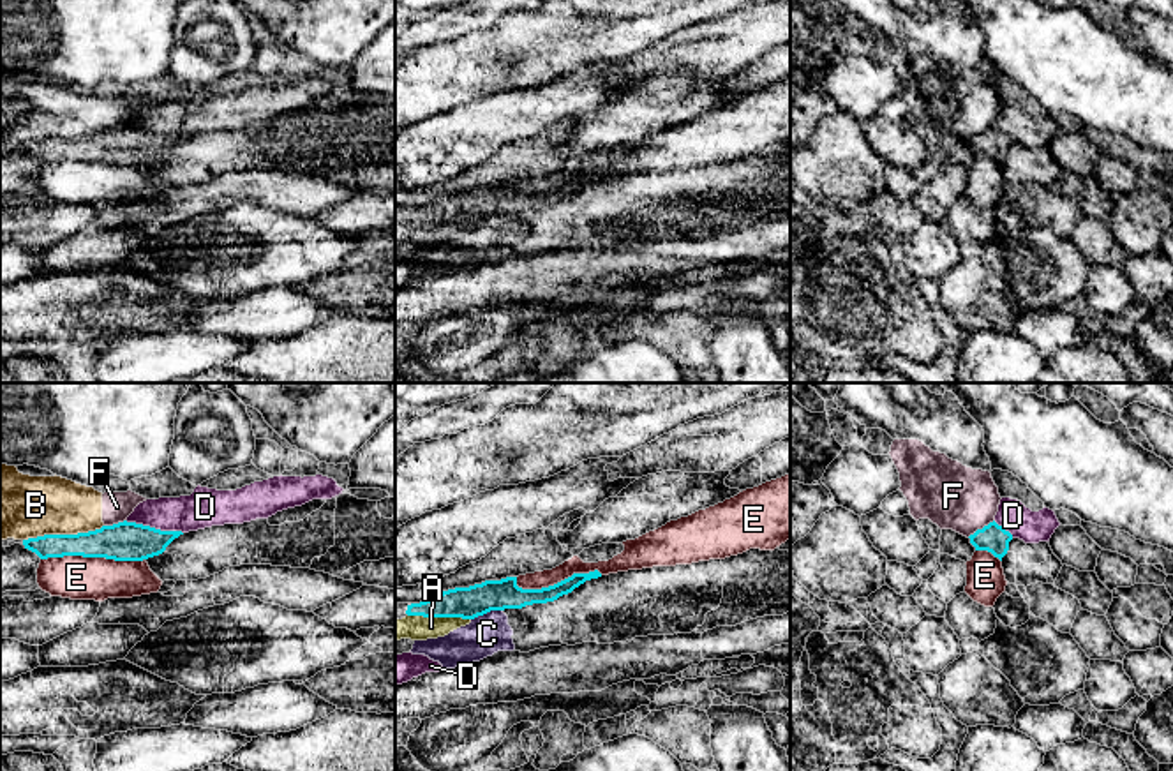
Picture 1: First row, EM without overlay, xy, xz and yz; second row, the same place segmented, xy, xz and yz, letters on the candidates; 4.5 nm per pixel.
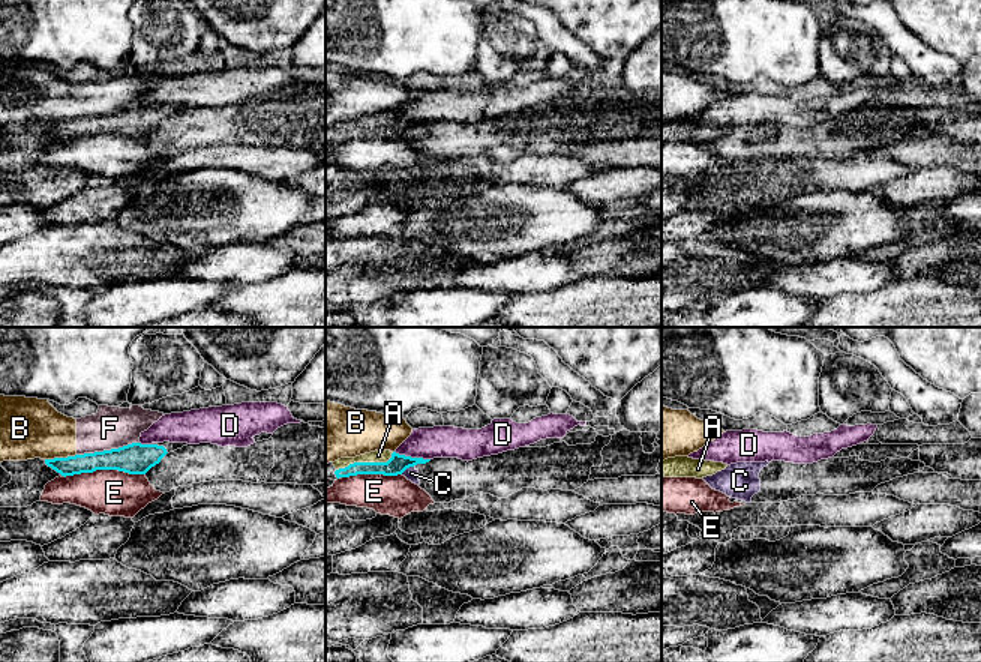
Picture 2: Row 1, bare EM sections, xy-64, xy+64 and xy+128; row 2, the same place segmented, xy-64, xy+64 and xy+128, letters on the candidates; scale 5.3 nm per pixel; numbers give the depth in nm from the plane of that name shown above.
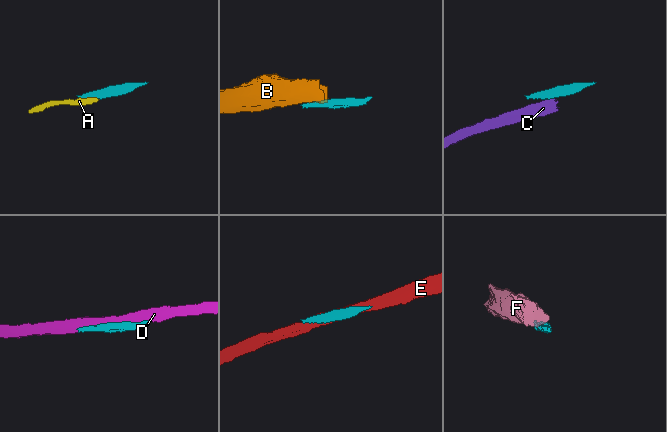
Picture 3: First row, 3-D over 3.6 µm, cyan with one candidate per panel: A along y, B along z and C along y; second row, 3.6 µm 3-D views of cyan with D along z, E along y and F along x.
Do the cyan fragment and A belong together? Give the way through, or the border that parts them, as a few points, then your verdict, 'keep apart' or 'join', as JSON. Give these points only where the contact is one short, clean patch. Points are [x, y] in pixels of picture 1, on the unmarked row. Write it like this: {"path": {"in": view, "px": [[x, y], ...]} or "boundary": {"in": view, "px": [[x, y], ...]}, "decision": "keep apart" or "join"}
{"path": {"in": "xz", "px": [[470, 207], [440, 221], [411, 232]]}, "decision": "join"}

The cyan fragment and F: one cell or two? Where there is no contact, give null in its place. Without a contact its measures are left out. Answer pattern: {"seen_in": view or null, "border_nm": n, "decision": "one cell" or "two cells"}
{"seen_in": "yz", "border_nm": 150, "decision": "two cells"}

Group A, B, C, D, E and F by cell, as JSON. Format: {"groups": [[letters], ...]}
{"groups": [["A"], ["B", "F"], ["C"], ["D"], ["E"]]}

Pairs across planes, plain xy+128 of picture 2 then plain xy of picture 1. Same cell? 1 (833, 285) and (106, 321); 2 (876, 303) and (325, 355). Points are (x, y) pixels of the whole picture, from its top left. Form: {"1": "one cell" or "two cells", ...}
{"1": "two cells", "2": "one cell"}

